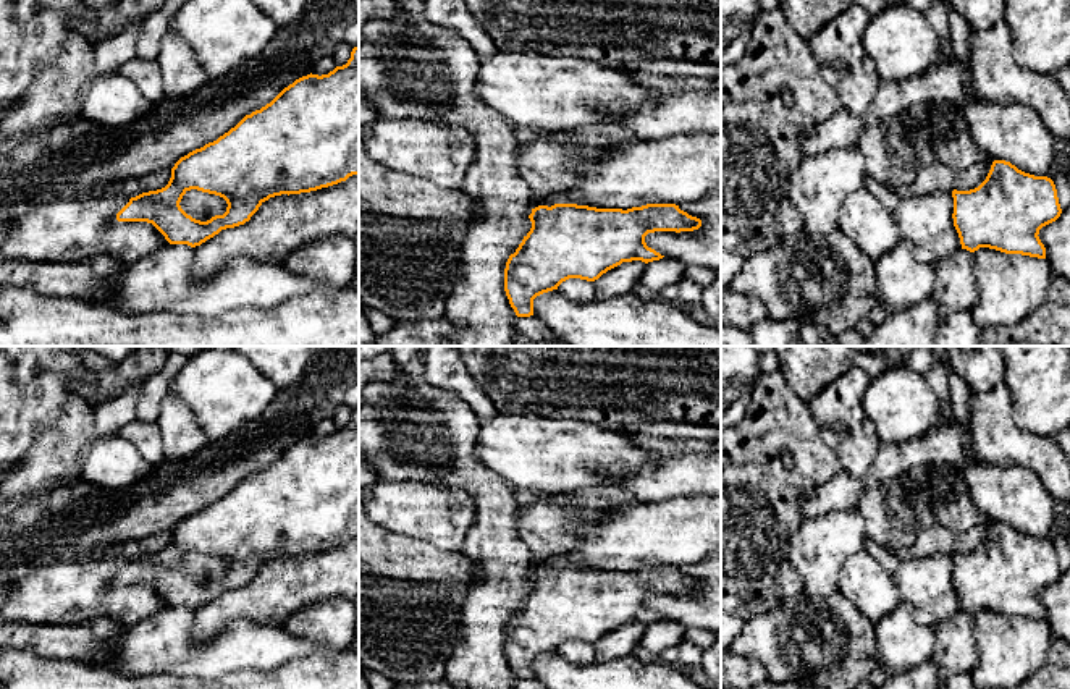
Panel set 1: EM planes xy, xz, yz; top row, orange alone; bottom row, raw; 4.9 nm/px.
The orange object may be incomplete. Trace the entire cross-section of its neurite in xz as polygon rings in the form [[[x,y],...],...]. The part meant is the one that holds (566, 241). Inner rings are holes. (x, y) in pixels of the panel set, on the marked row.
[[[554,204],[532,209],[529,218],[532,228],[504,268],[504,291],[517,317],[533,315],[533,299],[569,278],[595,281],[622,262],[663,259],[647,246],[648,233],[701,226],[676,204],[627,210]]]

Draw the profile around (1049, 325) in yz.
[[[1052,272],[1046,301],[1023,322],[981,328],[979,346],[1070,346],[1070,280]]]

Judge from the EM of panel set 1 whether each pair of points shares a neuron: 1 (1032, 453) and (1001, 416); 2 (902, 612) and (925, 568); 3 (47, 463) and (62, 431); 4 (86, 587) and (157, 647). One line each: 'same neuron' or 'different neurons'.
1: same neuron
2: different neurons
3: same neuron
4: different neurons

